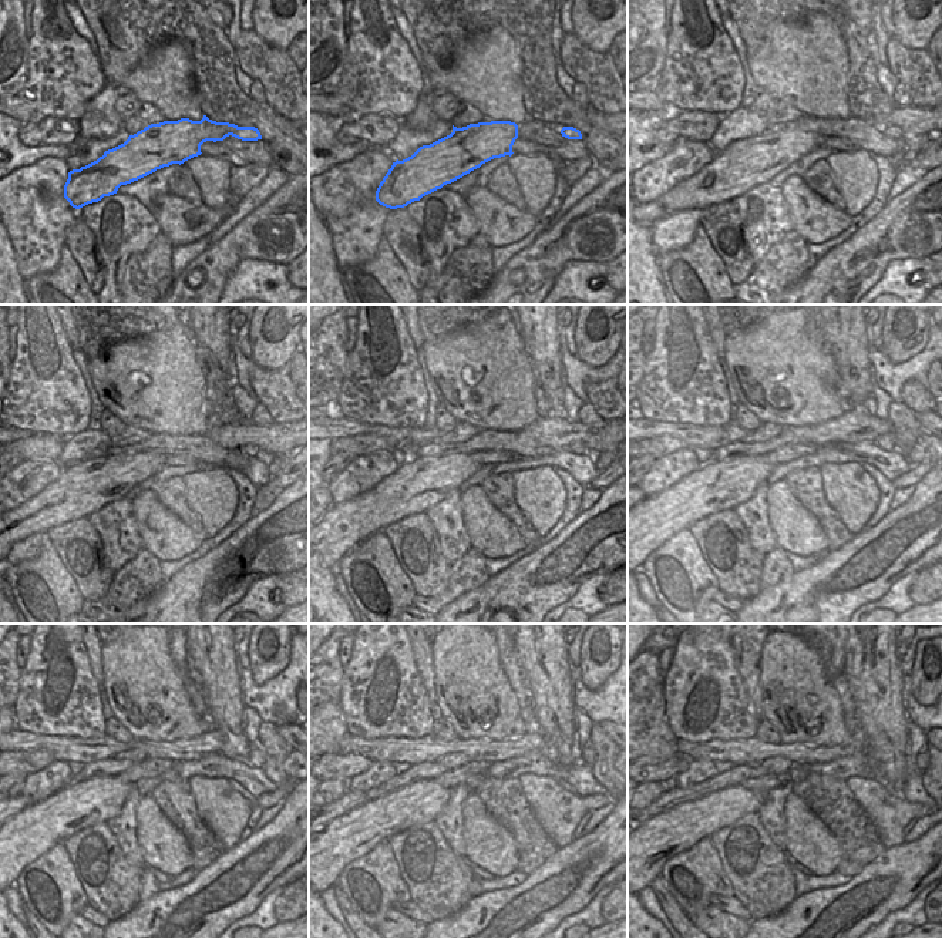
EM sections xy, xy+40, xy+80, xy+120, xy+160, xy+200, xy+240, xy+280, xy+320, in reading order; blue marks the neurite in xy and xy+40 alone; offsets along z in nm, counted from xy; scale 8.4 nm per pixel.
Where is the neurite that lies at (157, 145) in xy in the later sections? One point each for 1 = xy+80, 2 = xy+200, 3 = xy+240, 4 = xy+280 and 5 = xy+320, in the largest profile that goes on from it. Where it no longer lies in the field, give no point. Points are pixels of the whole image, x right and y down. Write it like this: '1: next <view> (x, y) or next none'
1: next xy+80 (744, 164)
2: next xy+200 (668, 515)
3: next xy+240 (30, 834)
4: next xy+280 (355, 833)
5: next xy+320 (676, 830)

